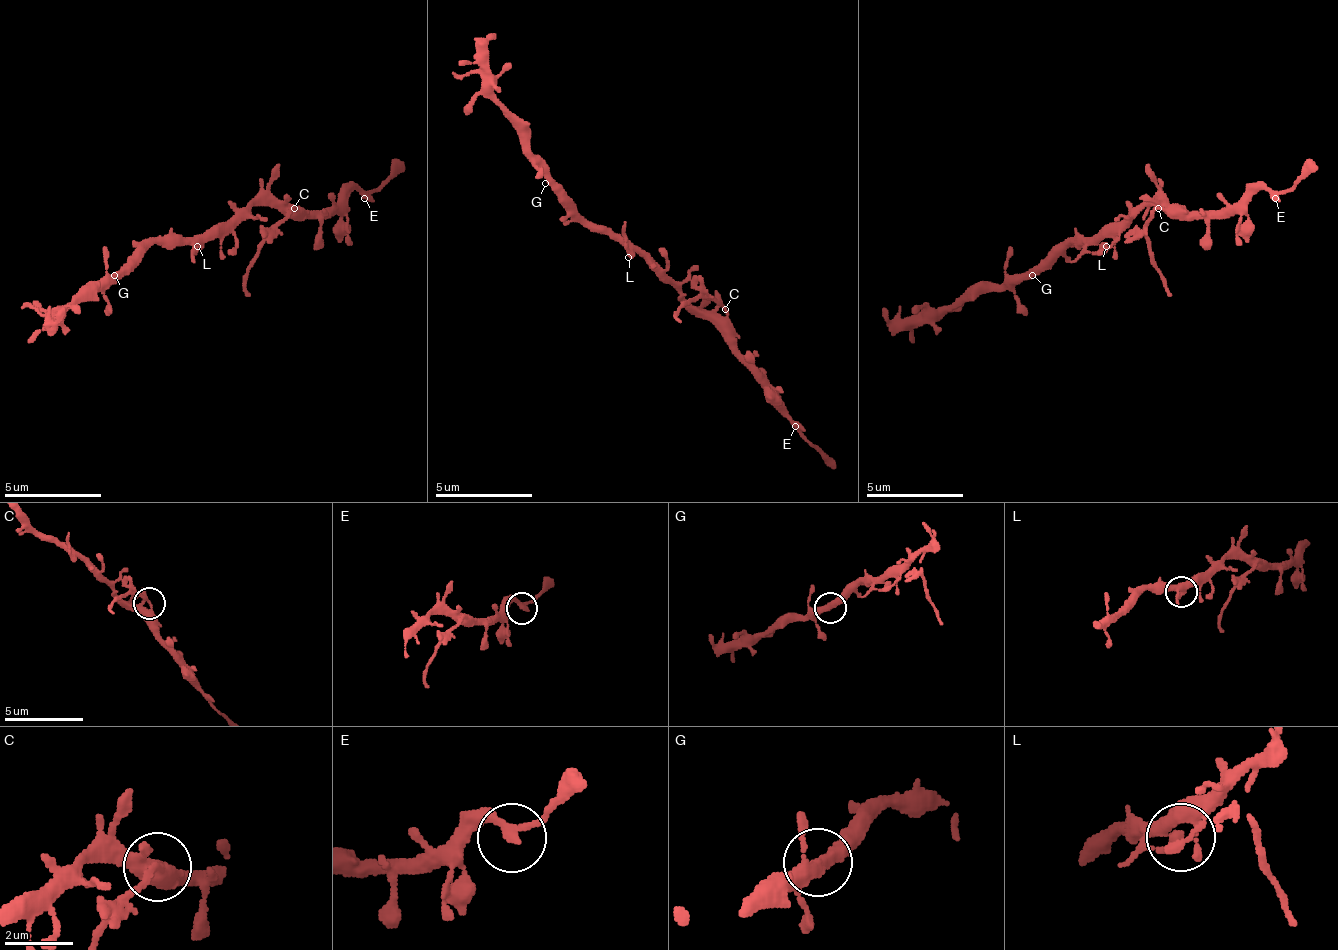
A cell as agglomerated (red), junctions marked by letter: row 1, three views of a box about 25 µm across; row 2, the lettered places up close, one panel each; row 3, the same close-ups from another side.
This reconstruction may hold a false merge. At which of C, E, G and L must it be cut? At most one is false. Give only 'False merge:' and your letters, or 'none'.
False merge: C

